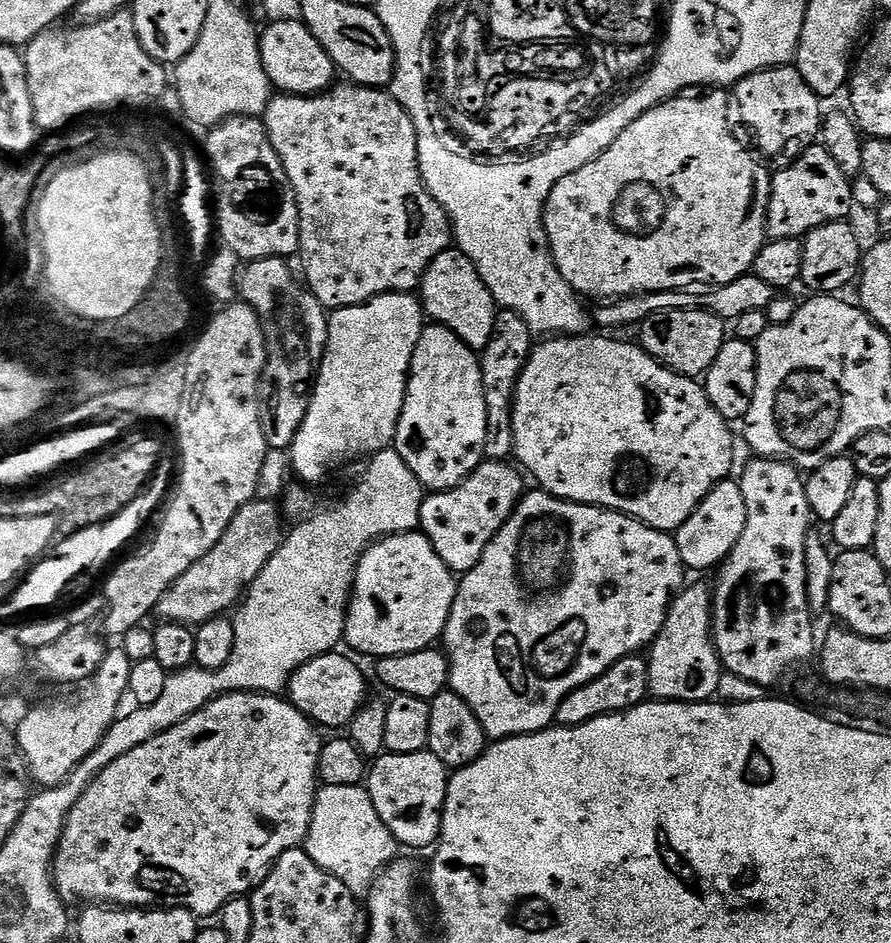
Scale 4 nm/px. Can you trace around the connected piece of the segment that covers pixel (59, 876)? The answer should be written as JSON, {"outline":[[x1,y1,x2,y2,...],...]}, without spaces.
{"outline":[[228,692,212,700,178,726,158,734,158,738,150,738,150,742,142,742,142,746,130,750,130,754,122,754,122,758,110,762,110,766,106,766,106,770,102,770,102,774,98,774,98,778,86,786,86,794,82,794,82,798,74,802,74,810,68,812,64,833,56,846,56,859,52,862,52,880,56,884,56,893,68,906,81,903,84,906,119,906,145,910,184,908,198,918,215,917,224,909,226,902,255,892,282,854,305,843,318,791,320,751,325,745,320,735,321,729,307,720,292,705,291,700,276,694]]}

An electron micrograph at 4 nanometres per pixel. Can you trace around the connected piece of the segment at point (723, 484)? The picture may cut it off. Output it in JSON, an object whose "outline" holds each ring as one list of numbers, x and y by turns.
{"outline":[[732,478,719,480,710,490,710,494,706,494,706,498,702,498,702,502,694,510,694,514,690,514,690,518,686,518,686,522,682,522,682,526,676,529,674,533,678,554,682,558,685,569,712,567,712,569,715,569,723,564,728,559,728,555,734,550,734,546,738,542,738,538,745,526,746,498,742,498,742,490,739,483]]}

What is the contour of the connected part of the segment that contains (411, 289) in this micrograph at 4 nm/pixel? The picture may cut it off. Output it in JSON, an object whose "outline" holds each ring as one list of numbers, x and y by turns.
{"outline":[[351,82,337,83,327,92,318,92,314,96,273,95,263,114,264,129,270,138,270,146,278,154,282,166,292,183,292,189,300,211,300,250,298,260,304,263,306,287,318,298,326,310,349,308,355,304,365,304,387,292,415,293,419,289,430,262,438,258,448,248,453,247,452,223,448,221,446,210,431,196,420,173,418,158,418,138,410,114,387,91,379,88,364,88,361,84]]}

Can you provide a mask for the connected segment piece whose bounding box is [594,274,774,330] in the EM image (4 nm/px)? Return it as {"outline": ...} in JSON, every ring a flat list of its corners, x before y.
{"outline":[[749,274,738,278,729,284,717,284,709,287,699,296,696,290,681,290,679,292,650,292,638,296,626,296,613,299,611,302,604,302,597,312,594,312,594,320,597,325,601,324,601,329,624,328,627,324,638,326,650,314,664,312,665,310,678,310,679,308,698,308,705,312,713,312,719,320,725,322,735,322,742,314,751,312,763,312,770,306,774,298,774,290,770,282,762,282,755,274]]}

